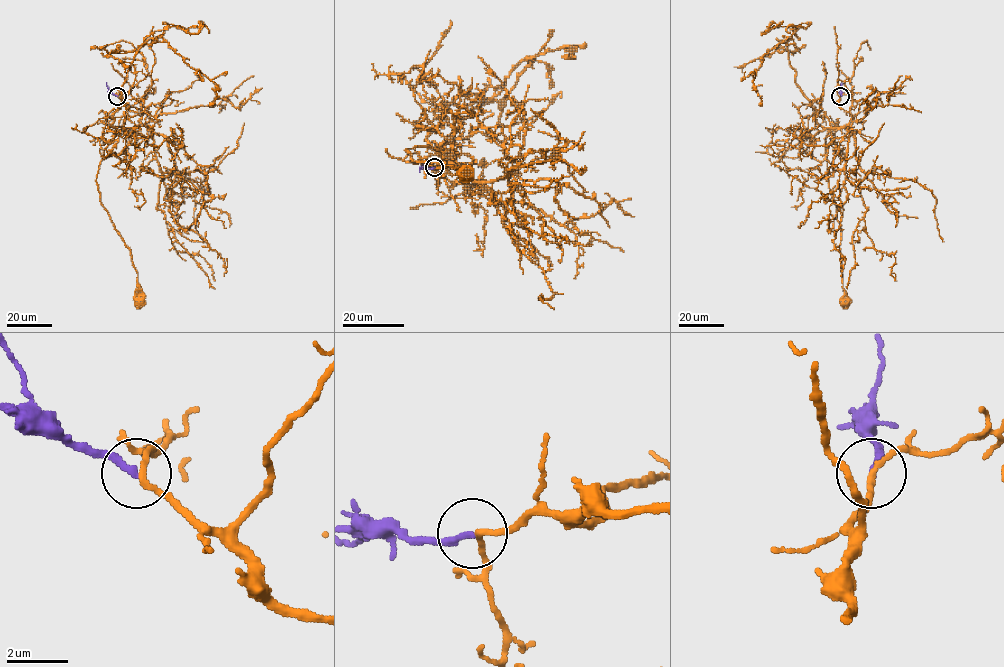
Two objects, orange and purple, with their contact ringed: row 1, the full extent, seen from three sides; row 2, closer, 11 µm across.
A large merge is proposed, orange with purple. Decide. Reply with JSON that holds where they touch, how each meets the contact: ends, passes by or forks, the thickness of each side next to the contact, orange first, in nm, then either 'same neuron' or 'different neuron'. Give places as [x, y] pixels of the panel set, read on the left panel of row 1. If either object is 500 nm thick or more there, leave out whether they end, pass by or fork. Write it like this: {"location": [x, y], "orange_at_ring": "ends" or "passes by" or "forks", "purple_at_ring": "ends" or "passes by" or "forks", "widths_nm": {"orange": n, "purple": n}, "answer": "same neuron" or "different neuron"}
{"location": [117, 96], "orange_at_ring": "passes by", "purple_at_ring": "ends", "widths_nm": {"orange": 180, "purple": 240}, "answer": "same neuron"}

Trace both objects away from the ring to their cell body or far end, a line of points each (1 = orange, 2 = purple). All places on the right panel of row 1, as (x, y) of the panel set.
1: (841, 96), (839, 107), (851, 119), (825, 137), (825, 157), (829, 191), (840, 224), (844, 302)
2: (841, 96), (843, 84)

